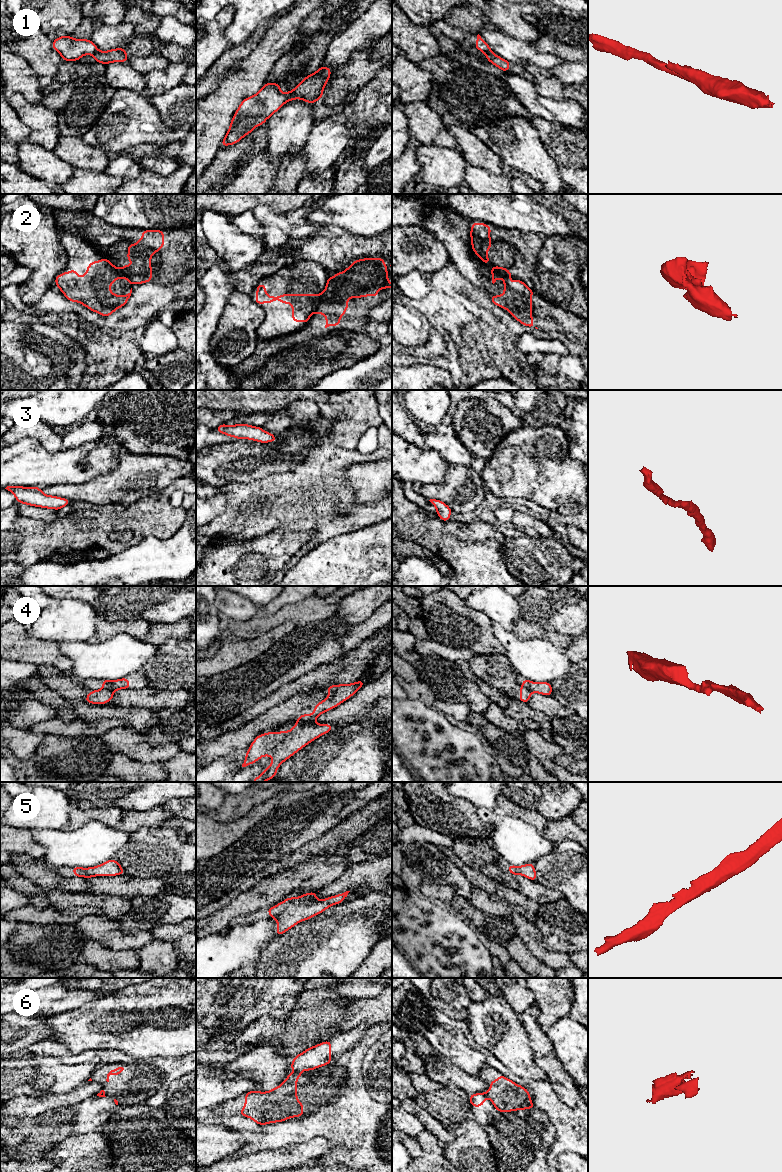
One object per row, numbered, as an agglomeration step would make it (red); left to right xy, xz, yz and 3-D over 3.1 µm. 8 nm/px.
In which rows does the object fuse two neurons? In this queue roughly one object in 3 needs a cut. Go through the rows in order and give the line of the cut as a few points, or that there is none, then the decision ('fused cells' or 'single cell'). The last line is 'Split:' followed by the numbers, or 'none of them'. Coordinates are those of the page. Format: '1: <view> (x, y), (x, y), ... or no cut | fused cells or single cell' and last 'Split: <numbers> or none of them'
1: xz (292, 90), (288, 100) | fused cells
2: xz (322, 294), (315, 311) | fused cells
3: no cut | single cell
4: xz (314, 719), (297, 724) | fused cells
5: no cut | single cell
6: xz (295, 1071), (300, 1073) | fused cells
Split: 1, 2, 4, 6

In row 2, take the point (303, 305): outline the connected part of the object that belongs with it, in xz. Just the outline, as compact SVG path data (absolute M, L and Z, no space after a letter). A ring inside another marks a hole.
M258 284L257 297L253 300L257 304L269 303L279 300L283 304L292 304L292 321L307 323L311 315L316 312L322 294L282 294L280 296L268 296L266 285Z

